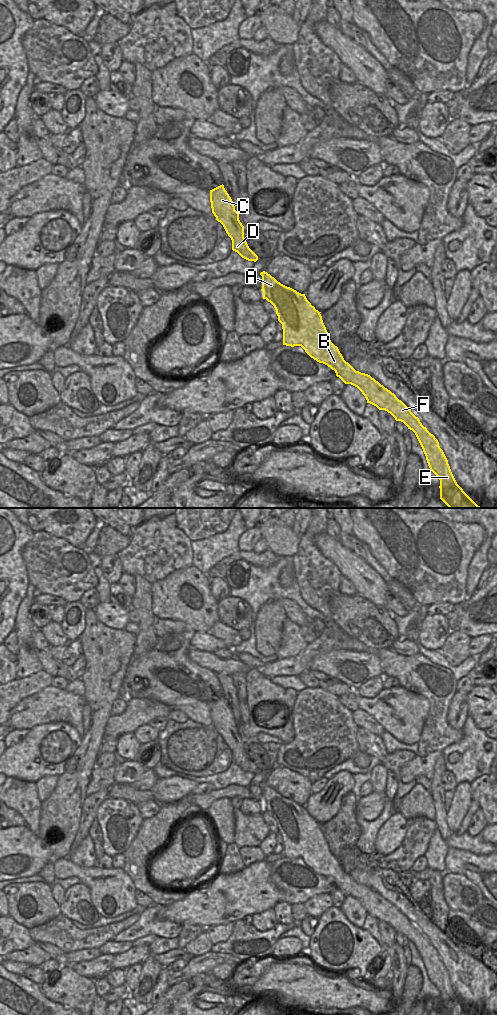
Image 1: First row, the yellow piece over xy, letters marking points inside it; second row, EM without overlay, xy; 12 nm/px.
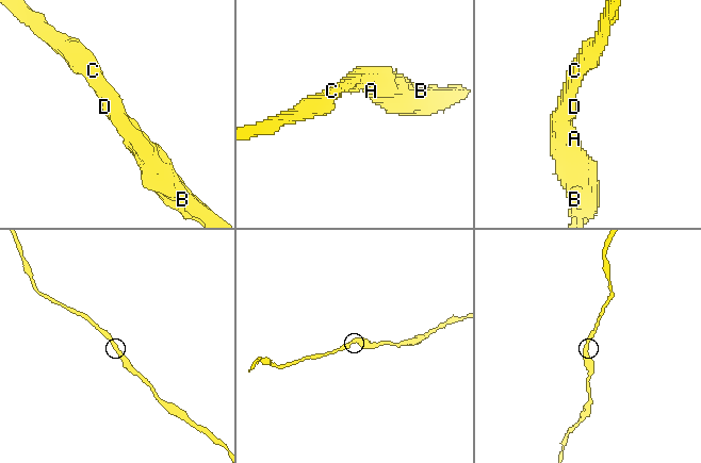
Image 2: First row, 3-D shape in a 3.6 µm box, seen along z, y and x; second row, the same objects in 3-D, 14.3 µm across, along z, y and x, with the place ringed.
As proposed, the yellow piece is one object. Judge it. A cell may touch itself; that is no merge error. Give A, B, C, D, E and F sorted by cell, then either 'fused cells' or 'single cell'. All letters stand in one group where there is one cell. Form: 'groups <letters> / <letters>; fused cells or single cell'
groups A B C D E F; single cell

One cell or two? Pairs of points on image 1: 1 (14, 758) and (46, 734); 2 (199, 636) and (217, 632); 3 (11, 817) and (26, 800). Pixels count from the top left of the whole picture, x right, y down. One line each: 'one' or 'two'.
1: one
2: two
3: two

